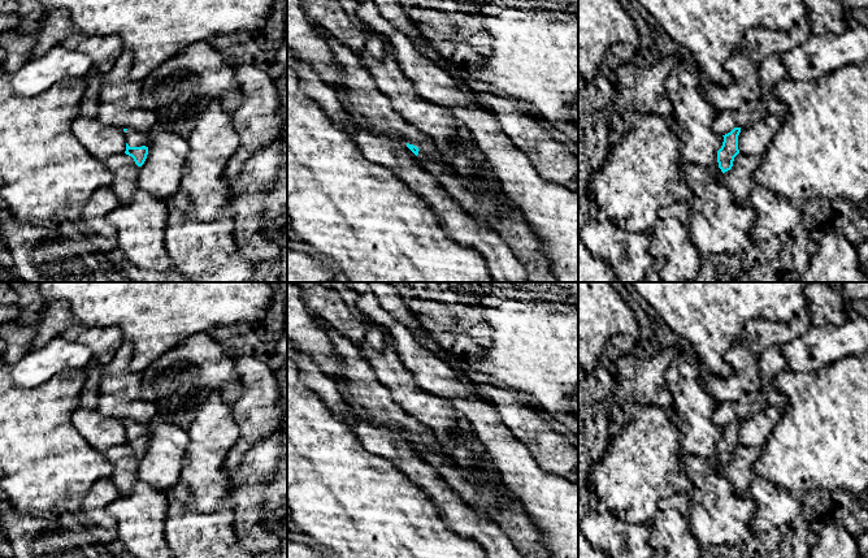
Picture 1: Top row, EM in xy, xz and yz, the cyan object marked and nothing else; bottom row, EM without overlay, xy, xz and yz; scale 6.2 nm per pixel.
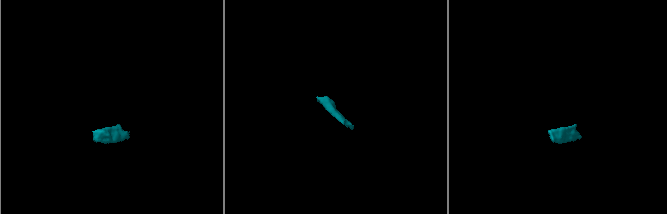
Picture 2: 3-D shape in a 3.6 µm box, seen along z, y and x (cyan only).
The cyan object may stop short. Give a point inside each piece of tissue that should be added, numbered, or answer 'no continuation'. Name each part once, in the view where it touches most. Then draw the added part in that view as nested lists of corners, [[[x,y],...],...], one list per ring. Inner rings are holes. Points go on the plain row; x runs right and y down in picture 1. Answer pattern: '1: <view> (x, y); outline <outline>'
1: xy (135, 429); outline [[[127,419],[126,431],[130,438],[148,438],[149,436],[148,423],[140,423],[133,419]]]

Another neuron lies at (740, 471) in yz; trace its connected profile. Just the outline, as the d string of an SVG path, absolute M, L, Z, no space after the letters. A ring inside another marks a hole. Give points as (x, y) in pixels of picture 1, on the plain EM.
M738 445L730 462L722 464L720 473L725 476L739 496L745 496L752 481L758 477L754 464L760 457L759 447Z

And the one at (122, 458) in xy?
M126 445L110 447L104 455L113 467L109 480L114 484L121 496L130 494L134 485L139 481L139 458L135 455L134 450Z

